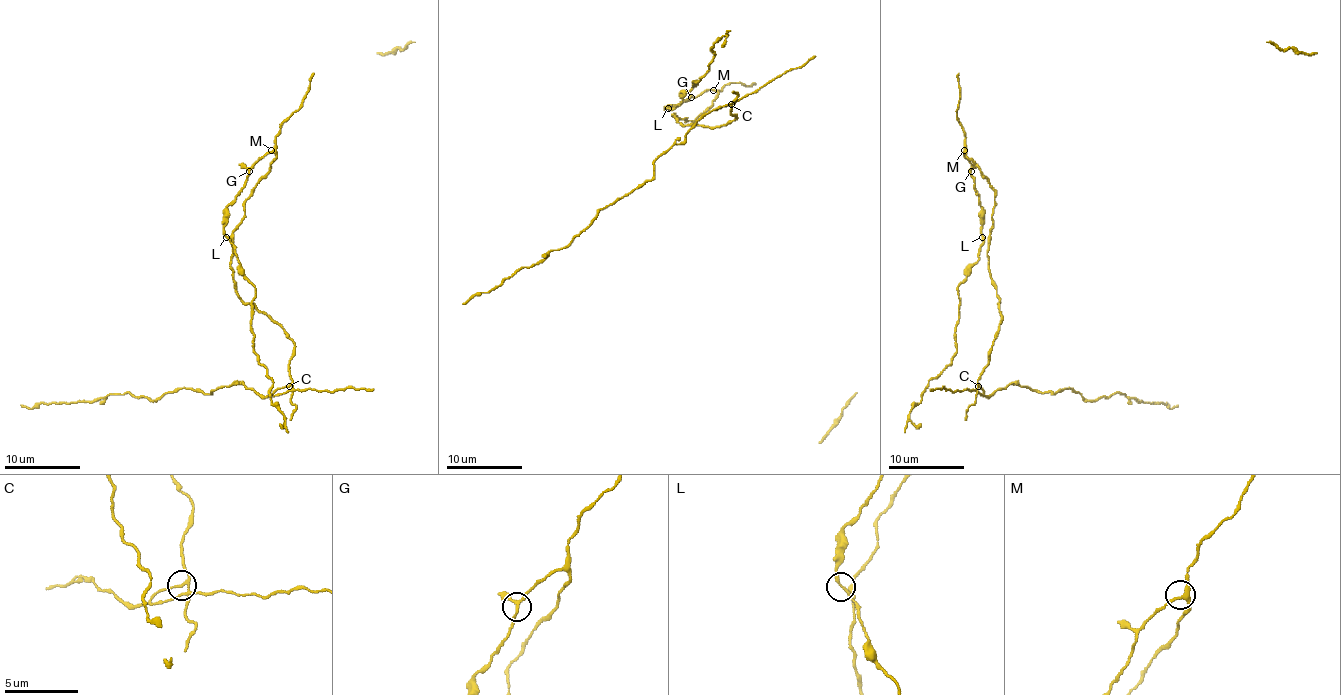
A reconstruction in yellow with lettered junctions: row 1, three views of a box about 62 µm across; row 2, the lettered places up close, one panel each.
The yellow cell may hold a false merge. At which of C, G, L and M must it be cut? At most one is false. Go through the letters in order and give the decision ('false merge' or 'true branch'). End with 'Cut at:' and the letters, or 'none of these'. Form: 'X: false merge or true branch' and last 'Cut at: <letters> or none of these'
C: false merge
G: true branch
L: true branch
M: true branch
Cut at: C

